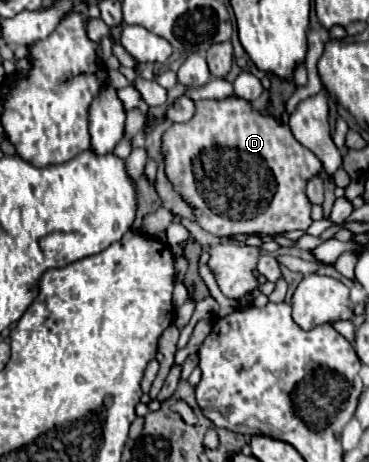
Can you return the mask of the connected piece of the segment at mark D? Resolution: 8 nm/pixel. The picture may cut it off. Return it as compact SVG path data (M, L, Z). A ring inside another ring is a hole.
M238 96L222 100L198 100L196 112L188 122L172 124L162 134L164 170L174 190L194 210L196 222L214 236L232 234L262 234L272 236L278 232L306 230L312 224L310 200L306 196L306 184L318 176L322 162L302 146L290 132L288 124L280 122L272 114L254 110L252 104Z

